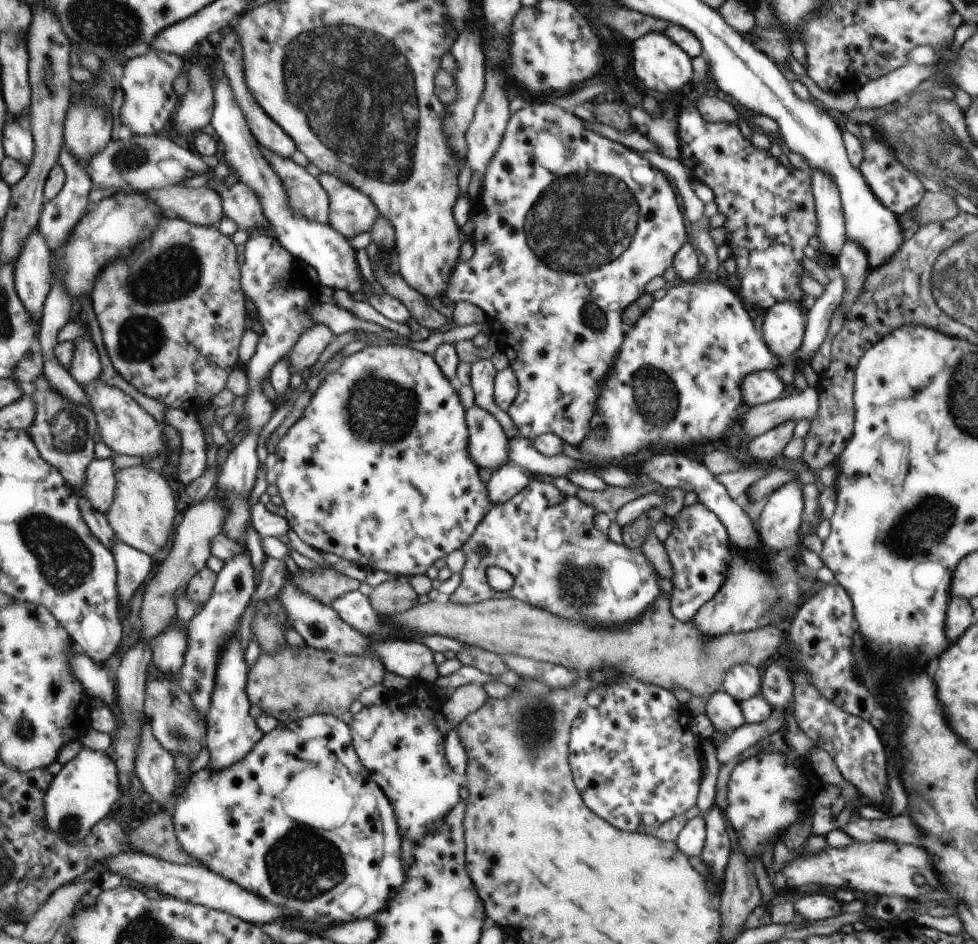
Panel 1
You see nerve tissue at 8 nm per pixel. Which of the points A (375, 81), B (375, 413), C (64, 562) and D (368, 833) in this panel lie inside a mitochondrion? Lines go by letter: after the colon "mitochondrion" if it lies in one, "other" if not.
A: mitochondrion
B: mitochondrion
C: mitochondrion
D: other

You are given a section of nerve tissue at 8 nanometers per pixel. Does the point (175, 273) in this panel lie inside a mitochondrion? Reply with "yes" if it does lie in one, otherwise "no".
yes

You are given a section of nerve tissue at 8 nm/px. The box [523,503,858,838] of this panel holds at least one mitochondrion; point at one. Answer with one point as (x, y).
(582, 574)

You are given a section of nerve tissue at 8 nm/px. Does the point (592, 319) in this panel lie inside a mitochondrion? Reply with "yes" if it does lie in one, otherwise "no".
yes

